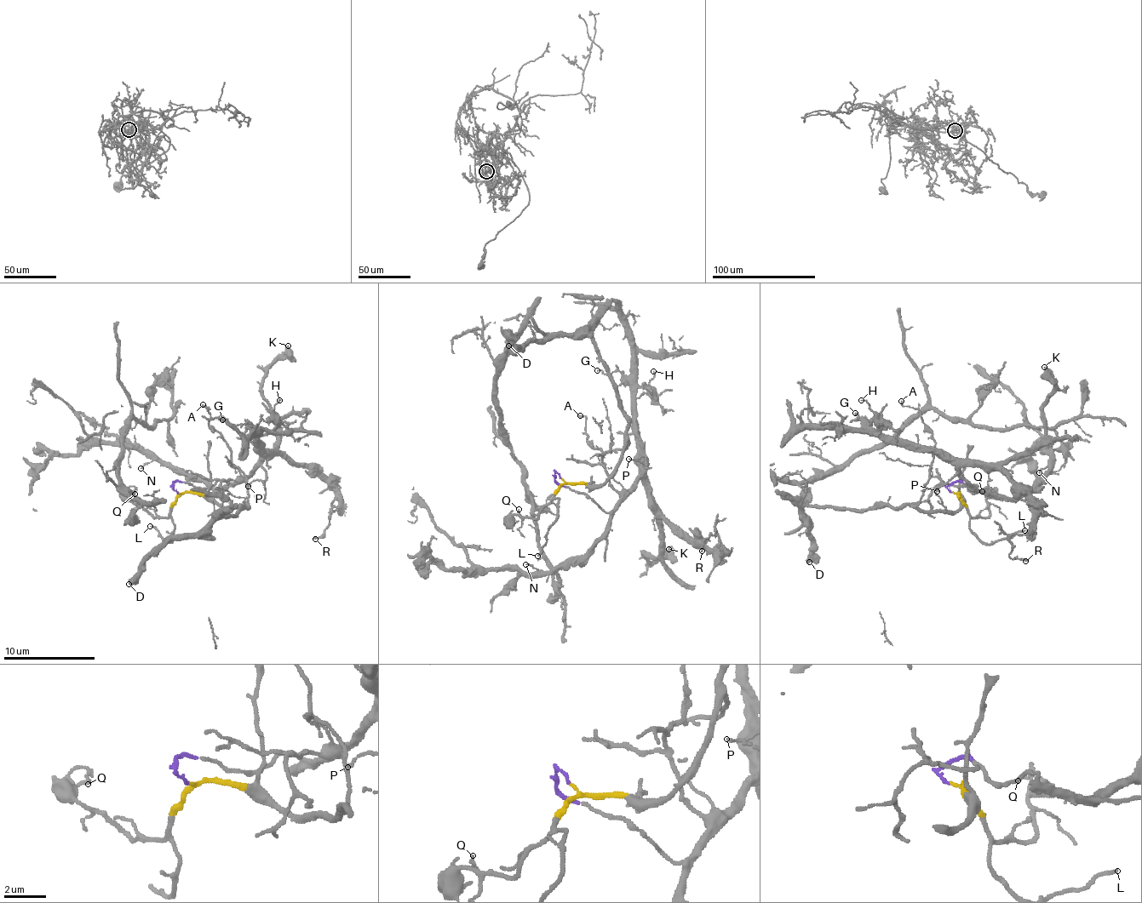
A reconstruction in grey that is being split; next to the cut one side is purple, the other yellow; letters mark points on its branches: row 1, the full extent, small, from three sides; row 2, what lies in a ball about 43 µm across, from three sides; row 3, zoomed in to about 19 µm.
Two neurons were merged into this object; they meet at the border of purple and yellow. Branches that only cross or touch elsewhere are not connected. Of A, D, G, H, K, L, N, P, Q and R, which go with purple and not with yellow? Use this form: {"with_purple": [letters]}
{"with_purple": ["G", "H", "K", "N", "P", "R"]}

